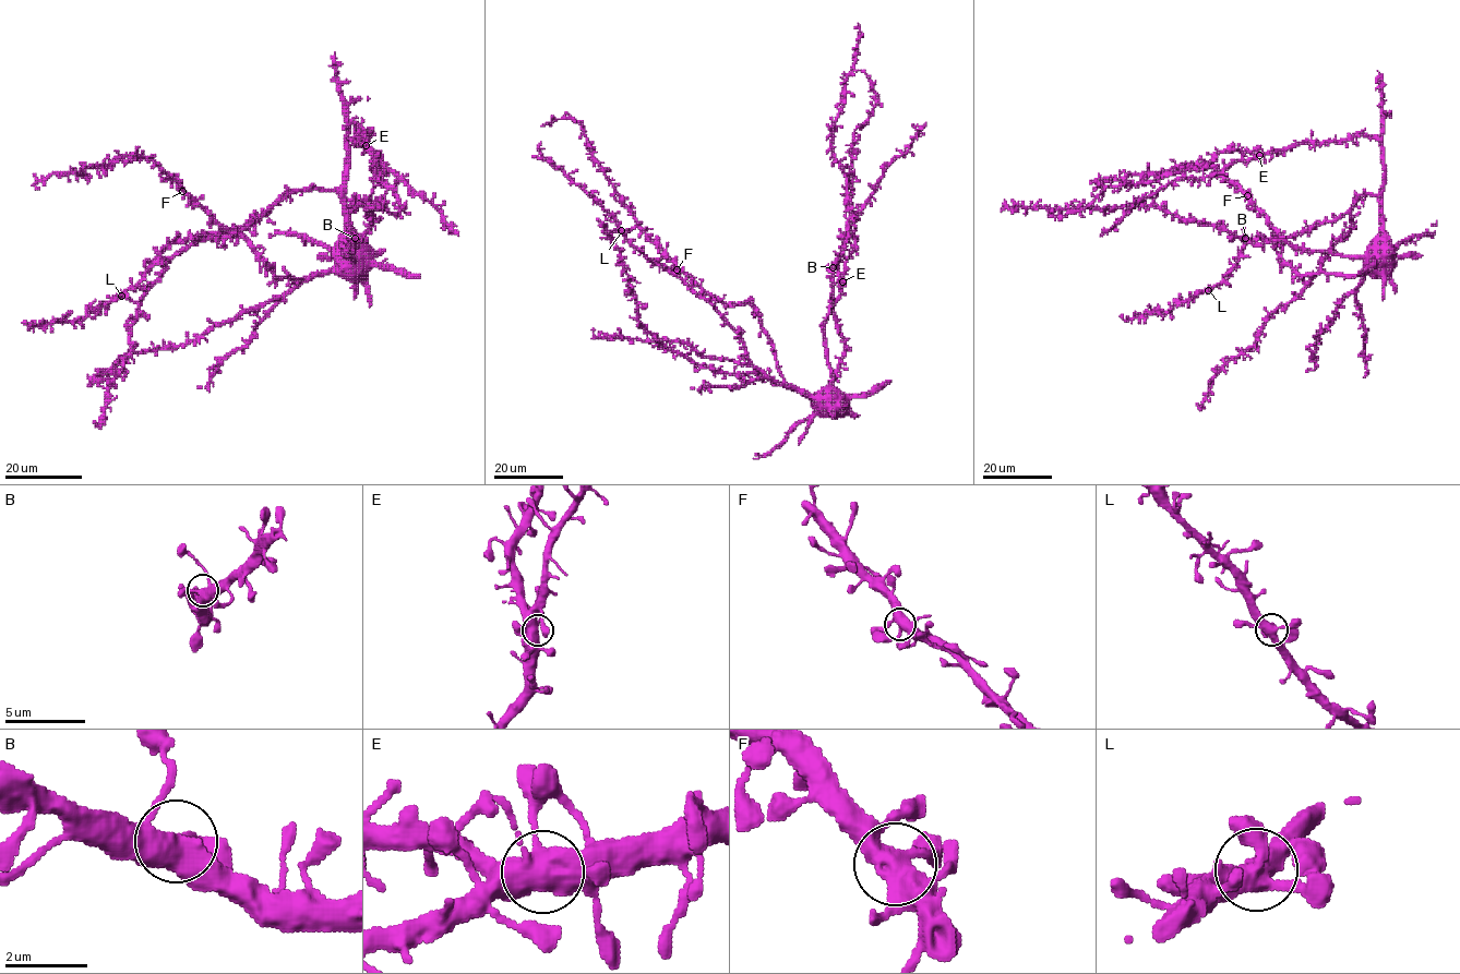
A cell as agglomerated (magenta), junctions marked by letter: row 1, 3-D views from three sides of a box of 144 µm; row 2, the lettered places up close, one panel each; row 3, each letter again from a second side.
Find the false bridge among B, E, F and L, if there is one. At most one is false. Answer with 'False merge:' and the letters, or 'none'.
False merge: none

